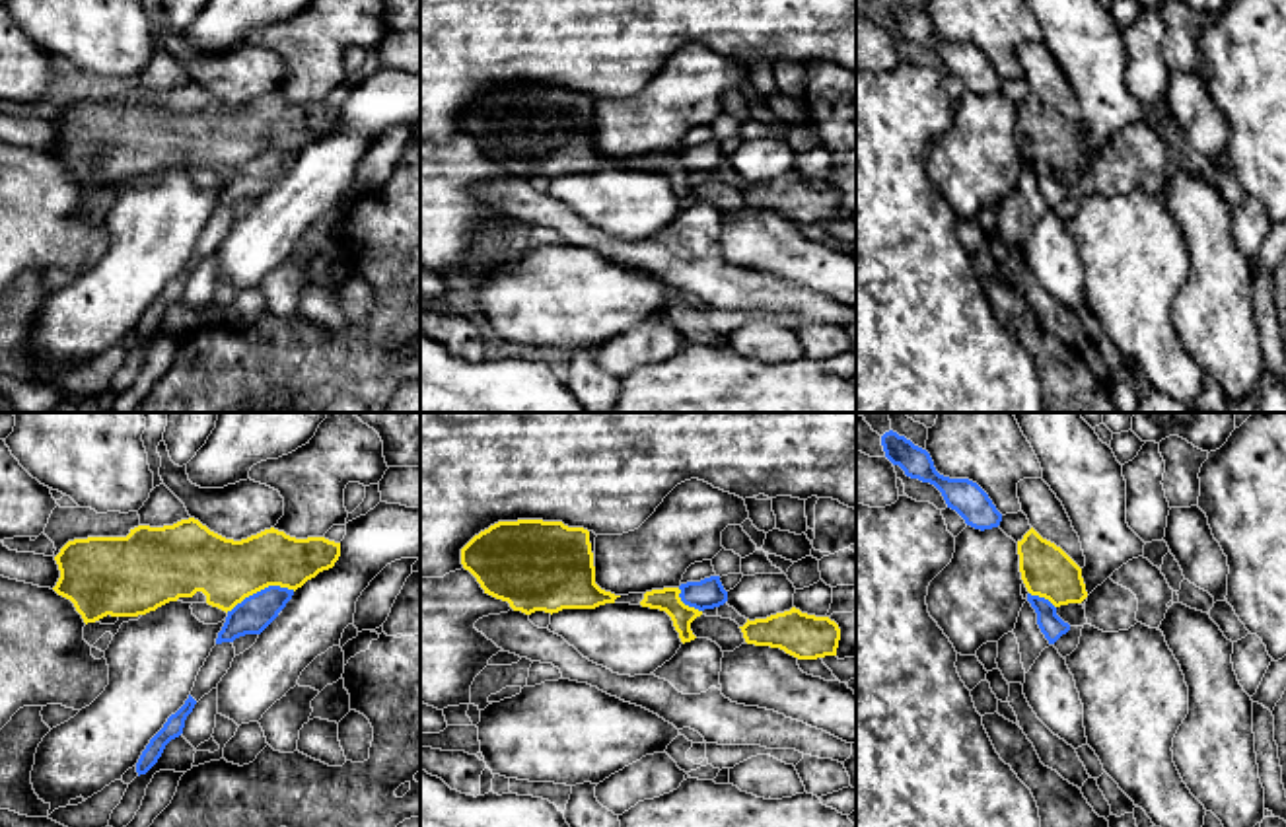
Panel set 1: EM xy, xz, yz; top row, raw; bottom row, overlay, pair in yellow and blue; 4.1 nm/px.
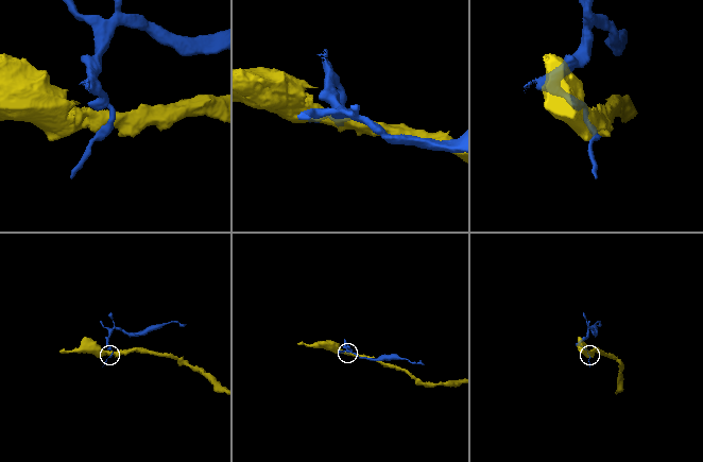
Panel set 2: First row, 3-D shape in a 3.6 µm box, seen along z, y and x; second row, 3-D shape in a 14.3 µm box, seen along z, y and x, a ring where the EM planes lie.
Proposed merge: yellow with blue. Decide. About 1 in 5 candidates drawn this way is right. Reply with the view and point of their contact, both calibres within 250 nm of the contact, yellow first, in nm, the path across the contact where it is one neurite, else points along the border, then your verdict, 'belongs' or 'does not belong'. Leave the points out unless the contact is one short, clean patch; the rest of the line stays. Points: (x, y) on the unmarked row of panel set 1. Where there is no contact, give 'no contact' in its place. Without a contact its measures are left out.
xy (259, 154) | 260/150 nm | along xy (294, 154), (265, 150), (226, 176) | does not belong

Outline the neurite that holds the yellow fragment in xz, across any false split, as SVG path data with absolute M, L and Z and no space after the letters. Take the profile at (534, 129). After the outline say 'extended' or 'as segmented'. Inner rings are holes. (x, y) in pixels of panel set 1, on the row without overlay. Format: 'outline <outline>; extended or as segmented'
outline M498 86L461 113L461 128L484 158L525 179L595 173L621 162L595 148L589 95L562 86Z; as segmented

